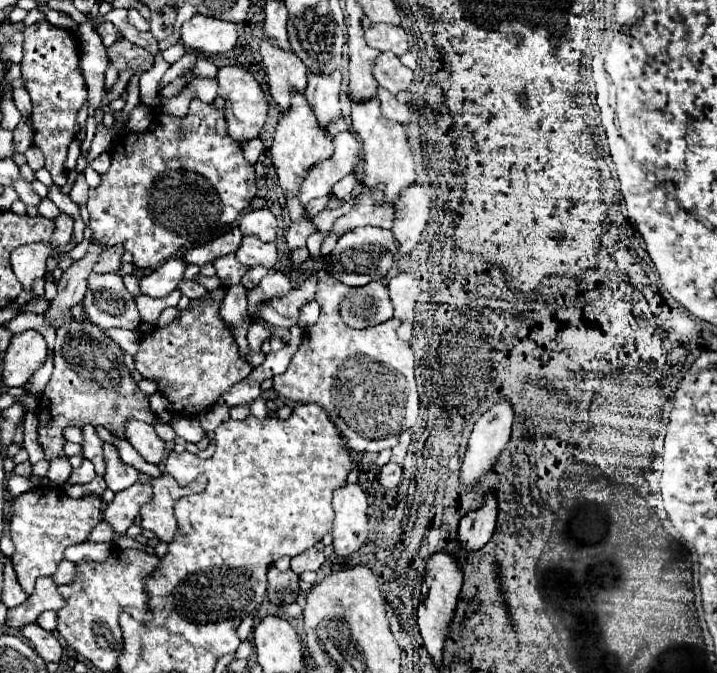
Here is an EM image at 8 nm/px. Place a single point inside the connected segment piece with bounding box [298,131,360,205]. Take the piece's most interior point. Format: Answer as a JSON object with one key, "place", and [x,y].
{"place":[319,180]}

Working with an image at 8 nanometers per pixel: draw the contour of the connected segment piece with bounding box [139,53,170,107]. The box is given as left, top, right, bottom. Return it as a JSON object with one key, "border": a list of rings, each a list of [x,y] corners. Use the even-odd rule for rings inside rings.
{"border":[[[157,53],[152,68],[140,75],[140,101],[143,105],[148,107],[152,105],[158,96],[158,84],[169,67],[160,53]]]}

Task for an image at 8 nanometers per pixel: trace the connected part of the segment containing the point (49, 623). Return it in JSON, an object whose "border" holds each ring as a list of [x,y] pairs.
{"border":[[[54,611],[42,613],[36,623],[38,623],[42,629],[46,629],[46,631],[54,631],[54,629],[56,629],[56,613],[54,613]]]}

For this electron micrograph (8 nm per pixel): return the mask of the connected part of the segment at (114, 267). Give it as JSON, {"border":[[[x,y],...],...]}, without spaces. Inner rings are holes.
{"border":[[[114,245],[114,247],[106,247],[98,259],[98,263],[94,265],[94,273],[112,273],[120,269],[120,257],[122,257],[124,249],[122,245]]]}

